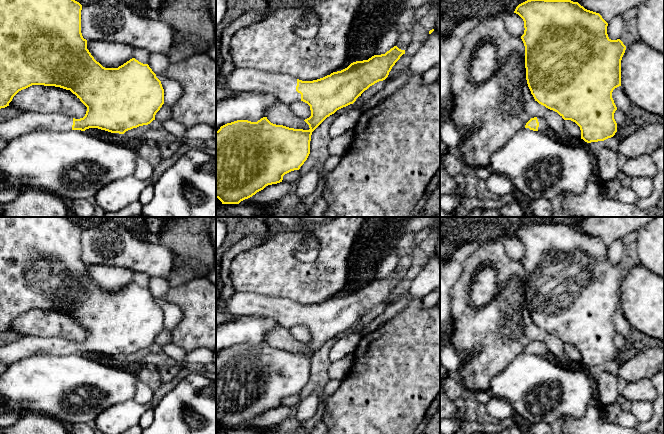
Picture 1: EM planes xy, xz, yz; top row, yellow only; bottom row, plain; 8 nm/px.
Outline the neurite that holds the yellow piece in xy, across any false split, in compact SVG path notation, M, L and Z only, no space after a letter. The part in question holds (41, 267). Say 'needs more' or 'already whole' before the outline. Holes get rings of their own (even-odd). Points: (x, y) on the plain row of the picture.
needs more; M0 217L0 333L9 330L13 321L21 314L32 309L55 310L66 314L70 314L80 323L87 331L86 338L83 342L75 343L64 339L55 339L54 337L37 337L22 336L19 339L0 347L0 363L4 366L13 364L20 359L34 355L85 355L89 352L98 352L111 357L124 358L126 355L139 350L148 349L155 344L156 337L164 328L164 313L161 305L156 301L148 288L143 288L135 282L130 283L118 292L105 292L97 286L87 273L87 264L83 262L81 257L81 234L82 229L68 220L66 217Z

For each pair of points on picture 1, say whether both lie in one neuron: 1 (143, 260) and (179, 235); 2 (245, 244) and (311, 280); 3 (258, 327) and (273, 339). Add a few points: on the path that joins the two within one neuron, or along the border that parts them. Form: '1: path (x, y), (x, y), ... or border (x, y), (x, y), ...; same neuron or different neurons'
1: border (160, 243), (172, 252), (173, 267); different neurons
2: border (269, 236), (261, 244), (240, 252), (232, 260); different neurons
3: border (279, 325), (267, 334), (265, 340); different neurons

